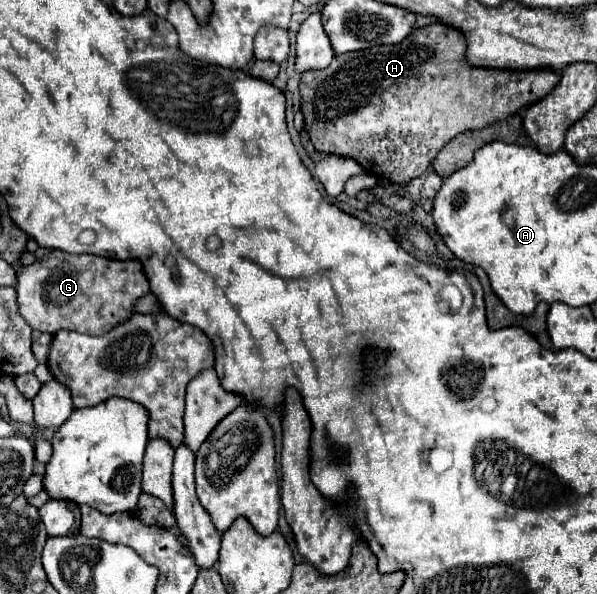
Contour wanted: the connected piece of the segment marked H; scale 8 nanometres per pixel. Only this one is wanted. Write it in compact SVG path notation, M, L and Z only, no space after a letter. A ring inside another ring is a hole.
M432 23L414 29L402 43L344 53L334 57L322 71L306 71L300 81L300 111L312 145L326 149L326 153L354 159L370 175L386 177L394 185L408 185L430 167L438 151L458 133L482 129L510 117L514 111L546 97L560 81L560 75L550 69L500 71L470 67L464 51L466 39L460 31Z

